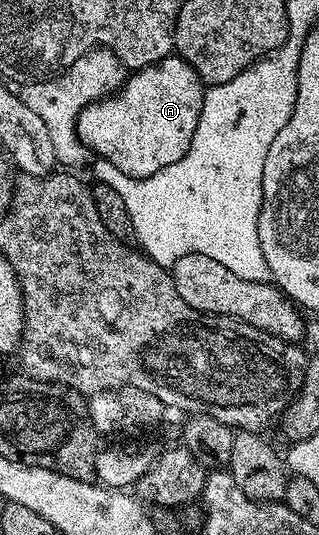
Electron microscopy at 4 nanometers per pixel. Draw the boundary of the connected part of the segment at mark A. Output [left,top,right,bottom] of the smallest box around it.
[76,55,205,177]

